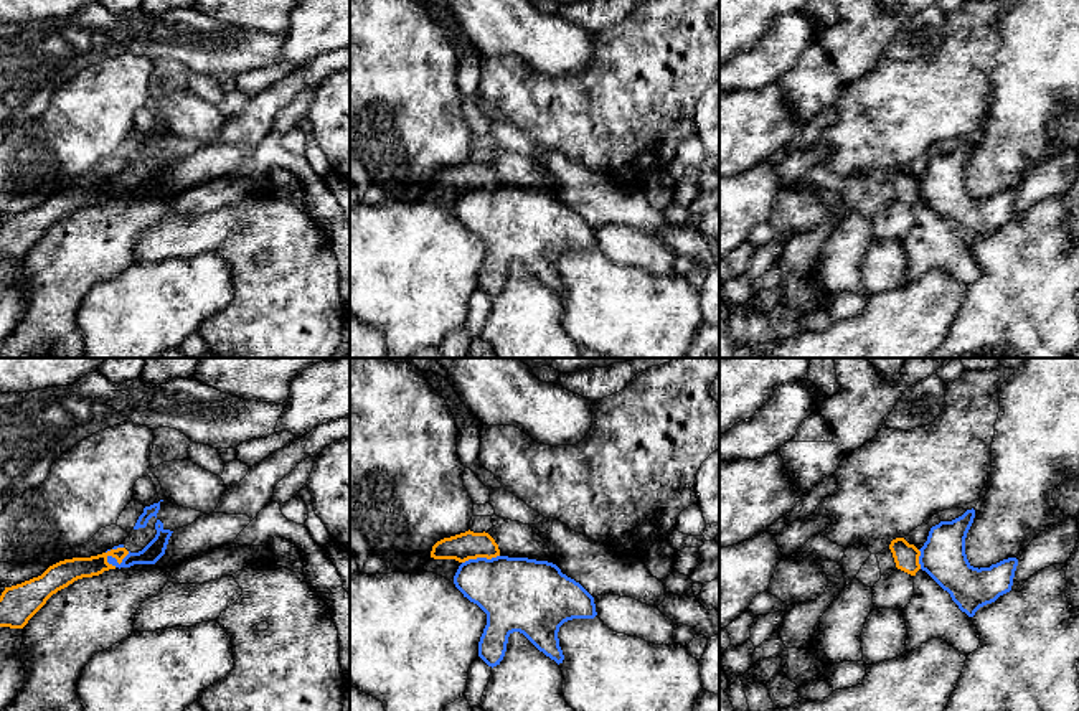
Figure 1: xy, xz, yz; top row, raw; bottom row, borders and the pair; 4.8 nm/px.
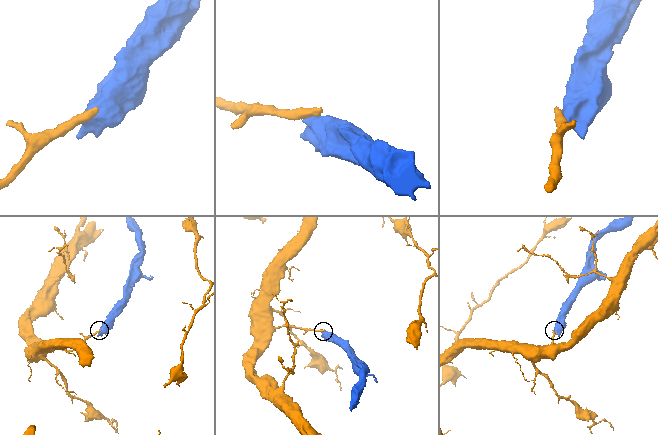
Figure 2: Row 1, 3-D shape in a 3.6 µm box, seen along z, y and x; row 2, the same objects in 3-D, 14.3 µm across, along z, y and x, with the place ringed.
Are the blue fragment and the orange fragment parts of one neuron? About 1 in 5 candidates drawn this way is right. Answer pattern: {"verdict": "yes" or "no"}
{"verdict": "no"}

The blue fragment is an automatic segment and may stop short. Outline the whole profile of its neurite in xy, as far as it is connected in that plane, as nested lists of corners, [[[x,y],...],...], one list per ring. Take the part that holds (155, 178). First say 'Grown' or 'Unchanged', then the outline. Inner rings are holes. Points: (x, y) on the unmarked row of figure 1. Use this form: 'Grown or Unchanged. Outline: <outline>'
Grown. Outline: [[[157,150],[155,168],[139,183],[130,183],[119,195],[107,186],[114,198],[99,206],[82,208],[53,224],[23,257],[20,290],[25,313],[7,337],[0,358],[86,358],[84,340],[78,327],[78,310],[99,282],[107,280],[134,262],[135,242],[140,234],[157,226],[168,213],[167,200],[157,198],[139,205],[124,205],[122,198],[155,195],[167,180],[173,162]]]

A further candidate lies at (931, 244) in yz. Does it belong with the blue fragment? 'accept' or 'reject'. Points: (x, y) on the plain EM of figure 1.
accept

